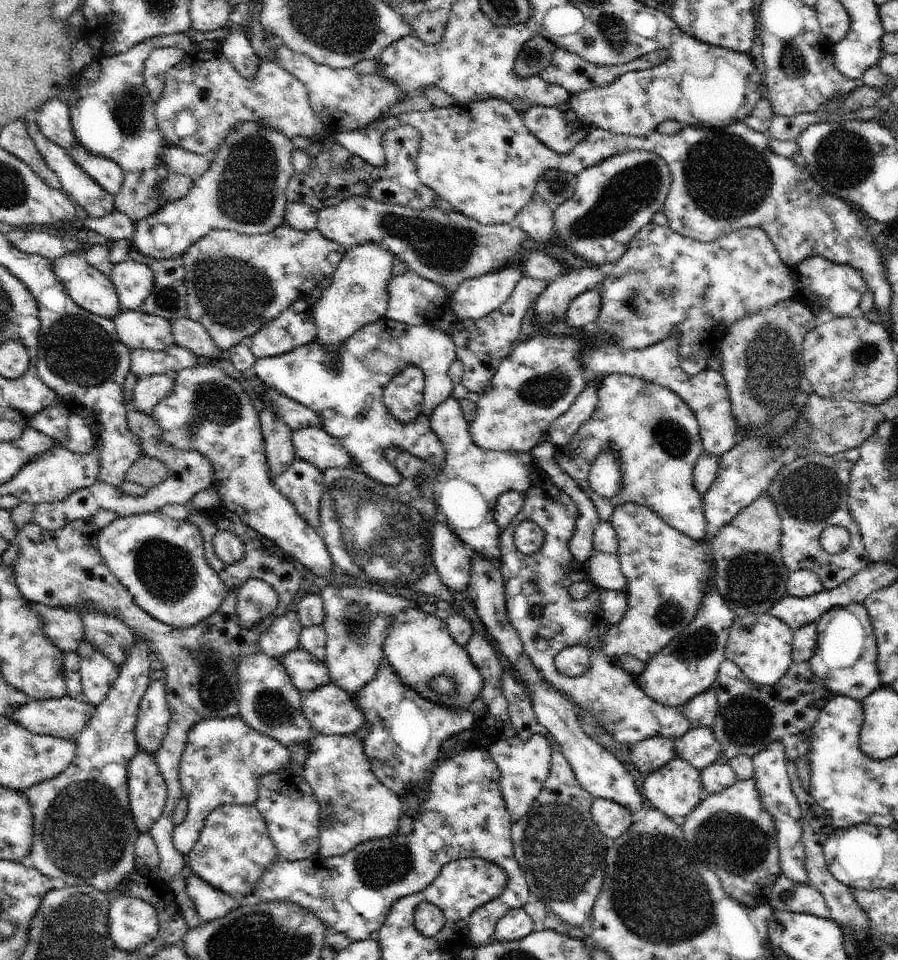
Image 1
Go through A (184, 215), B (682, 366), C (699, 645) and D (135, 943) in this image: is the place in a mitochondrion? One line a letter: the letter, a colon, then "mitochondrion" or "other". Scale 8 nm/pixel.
A: other
B: other
C: mitochondrion
D: other

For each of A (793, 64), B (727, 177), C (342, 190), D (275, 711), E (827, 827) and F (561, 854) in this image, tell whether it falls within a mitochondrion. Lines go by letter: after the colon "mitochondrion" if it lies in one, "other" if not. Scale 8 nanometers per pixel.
A: mitochondrion
B: mitochondrion
C: other
D: mitochondrion
E: other
F: mitochondrion

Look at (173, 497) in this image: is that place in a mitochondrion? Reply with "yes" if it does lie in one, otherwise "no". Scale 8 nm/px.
no

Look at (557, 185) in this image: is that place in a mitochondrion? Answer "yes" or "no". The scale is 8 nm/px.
yes

